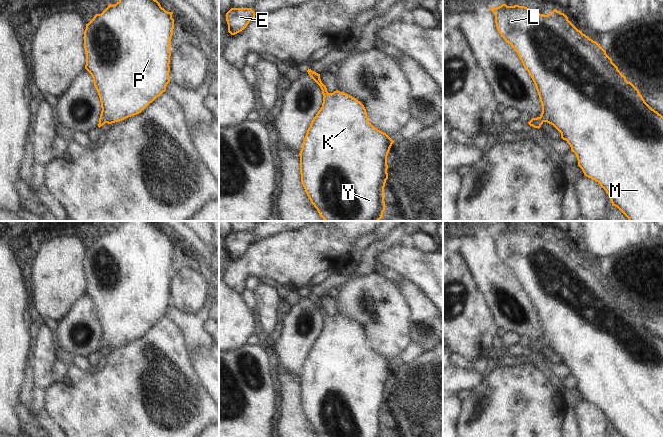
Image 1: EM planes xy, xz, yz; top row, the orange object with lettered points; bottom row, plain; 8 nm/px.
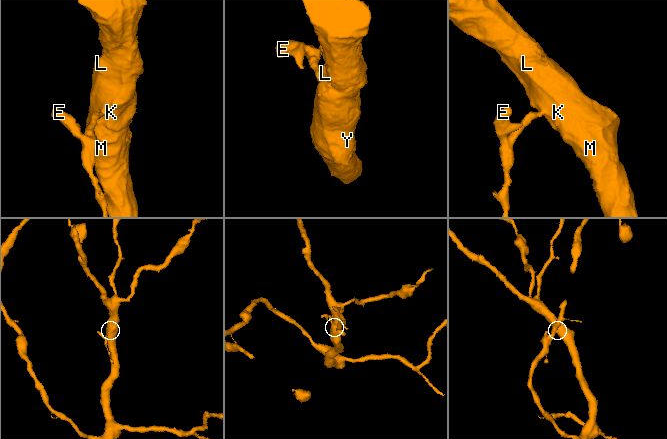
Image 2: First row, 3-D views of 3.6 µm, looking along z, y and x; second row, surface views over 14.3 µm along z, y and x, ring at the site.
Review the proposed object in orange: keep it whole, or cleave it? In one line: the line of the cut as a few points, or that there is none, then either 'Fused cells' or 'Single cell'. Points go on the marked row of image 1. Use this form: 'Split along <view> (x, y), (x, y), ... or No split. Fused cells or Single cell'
No split. Single cell

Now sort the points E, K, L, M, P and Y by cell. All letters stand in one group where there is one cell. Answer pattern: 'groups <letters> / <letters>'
groups E K L M P Y

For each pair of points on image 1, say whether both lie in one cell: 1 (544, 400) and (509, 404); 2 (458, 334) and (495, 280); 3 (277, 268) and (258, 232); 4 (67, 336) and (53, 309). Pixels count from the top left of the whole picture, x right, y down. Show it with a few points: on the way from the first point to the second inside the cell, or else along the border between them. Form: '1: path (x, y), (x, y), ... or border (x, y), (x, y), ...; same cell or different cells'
1: path (535, 404), (518, 404); same cell
2: border (472, 276), (493, 318); different cells
3: border (280, 231), (255, 241); different cells
4: border (73, 301), (70, 311), (58, 322); different cells

